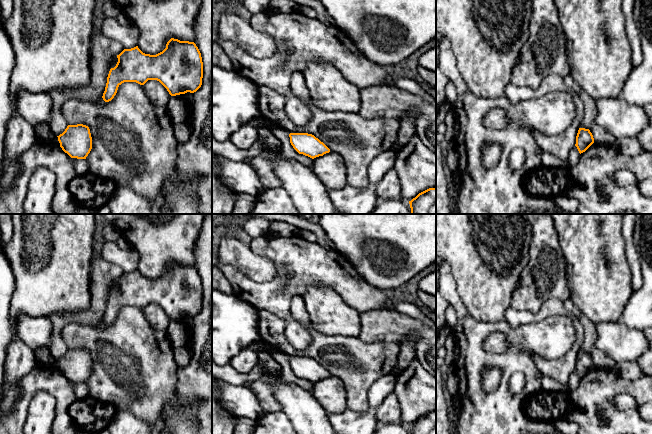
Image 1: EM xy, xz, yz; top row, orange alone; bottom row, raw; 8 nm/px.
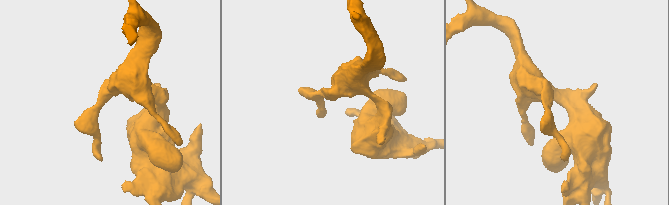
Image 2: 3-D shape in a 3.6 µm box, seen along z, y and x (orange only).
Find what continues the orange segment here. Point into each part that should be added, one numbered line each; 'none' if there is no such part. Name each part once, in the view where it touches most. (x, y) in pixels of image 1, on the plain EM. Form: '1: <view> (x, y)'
none

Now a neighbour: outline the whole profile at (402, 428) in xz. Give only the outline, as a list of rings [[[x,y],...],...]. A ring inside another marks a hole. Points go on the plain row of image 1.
[[[400,423],[379,425],[373,434],[411,434],[411,432],[409,425]]]

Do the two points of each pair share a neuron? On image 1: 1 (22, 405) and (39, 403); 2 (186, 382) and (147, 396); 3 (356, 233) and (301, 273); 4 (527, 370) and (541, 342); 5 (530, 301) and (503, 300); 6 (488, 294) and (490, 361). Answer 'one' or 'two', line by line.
1: two
2: two
3: two
4: one
5: two
6: two

